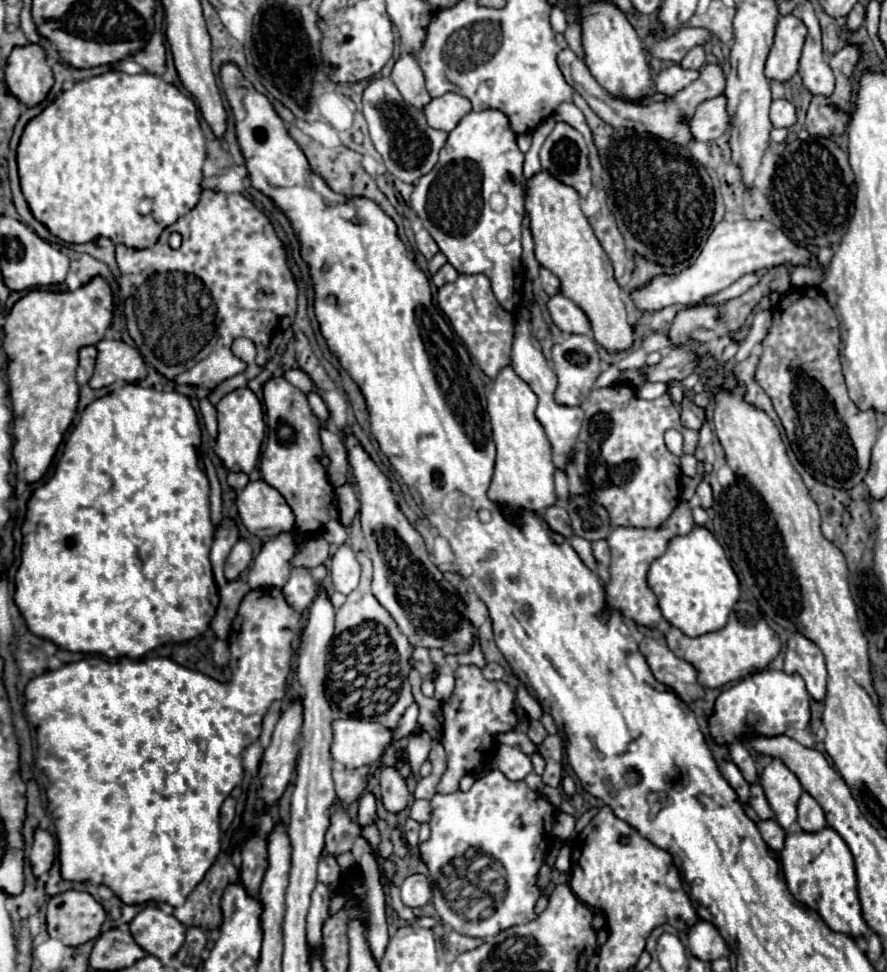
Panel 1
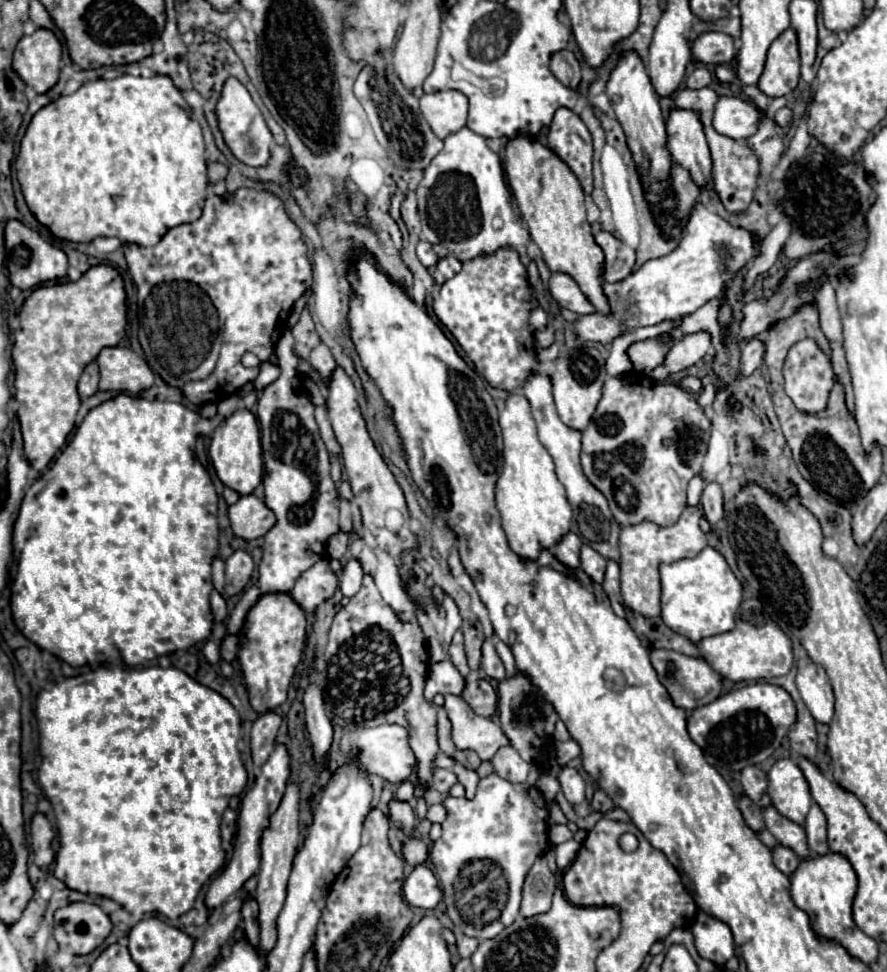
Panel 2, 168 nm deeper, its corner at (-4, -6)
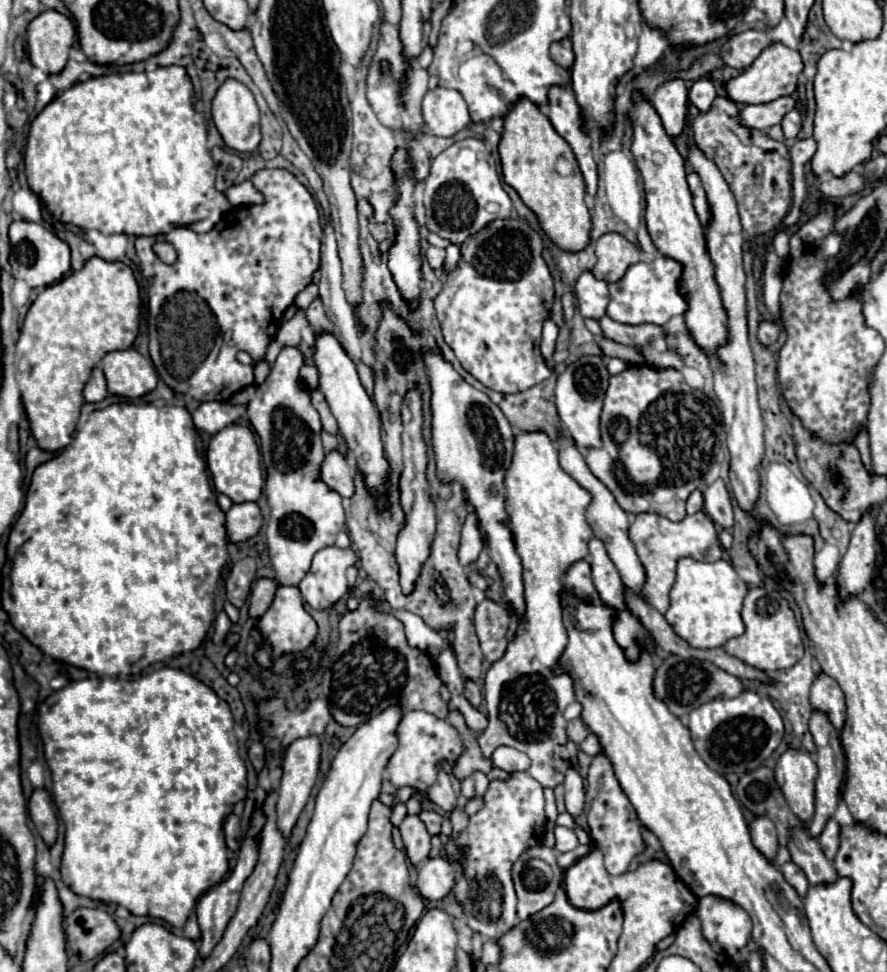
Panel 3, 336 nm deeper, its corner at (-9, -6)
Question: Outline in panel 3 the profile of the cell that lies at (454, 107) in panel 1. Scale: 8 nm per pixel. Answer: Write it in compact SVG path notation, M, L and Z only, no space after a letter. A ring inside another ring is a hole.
M440 86L426 92L422 100L422 114L430 132L442 138L456 136L470 124L468 106L462 94Z

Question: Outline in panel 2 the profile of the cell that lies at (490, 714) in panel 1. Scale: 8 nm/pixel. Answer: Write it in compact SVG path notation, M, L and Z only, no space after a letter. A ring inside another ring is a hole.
M467 680L463 700L479 716L493 716L497 710L497 692L487 680Z

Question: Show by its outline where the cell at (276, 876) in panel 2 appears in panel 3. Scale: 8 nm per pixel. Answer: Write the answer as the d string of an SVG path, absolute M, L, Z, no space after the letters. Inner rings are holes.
M306 736L306 738L298 738L288 746L288 752L284 756L284 774L282 774L282 784L280 784L280 796L276 802L276 816L278 816L278 830L282 832L284 838L290 838L298 816L302 814L308 796L312 792L312 786L316 782L316 774L318 774L318 766L320 766L320 742L316 736Z

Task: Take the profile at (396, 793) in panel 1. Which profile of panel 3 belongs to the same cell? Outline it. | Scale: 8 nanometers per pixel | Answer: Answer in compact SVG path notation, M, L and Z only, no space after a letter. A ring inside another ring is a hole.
M406 816L398 828L400 828L410 862L418 864L418 862L426 860L428 852L430 852L430 834L428 834L424 822L418 816Z

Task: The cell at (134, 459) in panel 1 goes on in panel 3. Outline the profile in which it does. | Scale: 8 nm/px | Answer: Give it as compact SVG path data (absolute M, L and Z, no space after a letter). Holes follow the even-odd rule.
M118 402L104 410L96 410L90 414L82 432L78 430L66 450L56 458L40 464L32 476L32 484L26 492L26 504L10 532L10 548L12 548L12 572L10 572L10 596L2 596L4 610L10 616L12 626L22 632L34 646L38 646L44 654L54 660L62 660L76 668L84 668L98 676L126 676L126 666L140 672L147 671L151 665L165 662L172 656L178 656L188 650L196 650L208 634L208 628L214 620L214 596L216 584L220 580L222 568L228 560L228 540L226 540L226 518L220 510L216 496L210 486L206 462L196 448L196 428L190 412L184 406L162 406L156 408L152 404L132 404Z

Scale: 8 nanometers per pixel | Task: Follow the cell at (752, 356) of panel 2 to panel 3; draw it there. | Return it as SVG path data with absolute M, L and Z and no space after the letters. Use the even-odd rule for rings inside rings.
M762 322L758 330L758 340L762 346L770 346L772 342L778 340L778 328L774 322Z

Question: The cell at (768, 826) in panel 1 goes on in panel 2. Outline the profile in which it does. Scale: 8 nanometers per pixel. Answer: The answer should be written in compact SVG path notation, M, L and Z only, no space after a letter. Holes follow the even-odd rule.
M777 846L773 850L773 864L787 876L791 876L791 870L795 870L795 866L799 866L799 858L795 856L793 850Z

